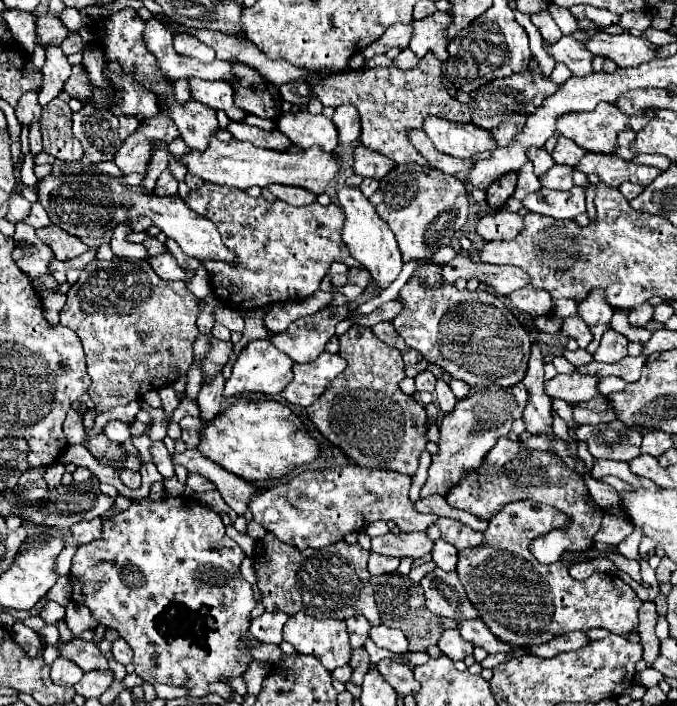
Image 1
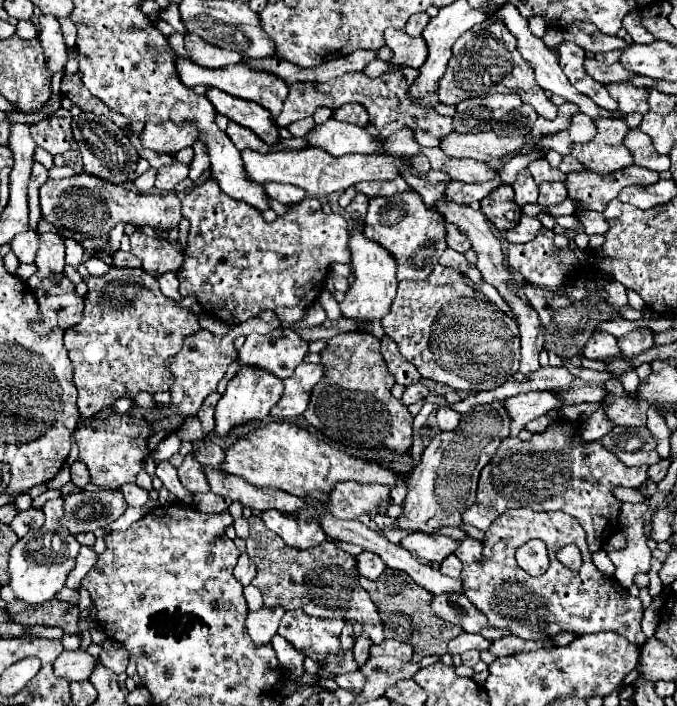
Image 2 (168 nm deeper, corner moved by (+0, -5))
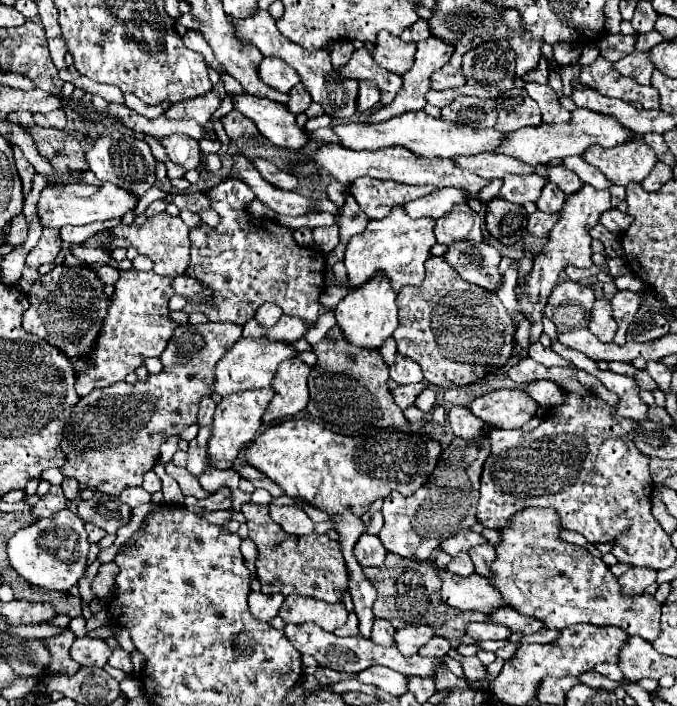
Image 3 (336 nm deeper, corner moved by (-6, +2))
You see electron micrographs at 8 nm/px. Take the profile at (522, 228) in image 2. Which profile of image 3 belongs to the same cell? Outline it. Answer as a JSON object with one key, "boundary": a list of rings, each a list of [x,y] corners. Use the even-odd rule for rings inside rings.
{"boundary":[[[532,213],[528,217],[528,231],[536,237],[548,237],[548,233],[552,231],[552,227],[556,225],[556,221],[560,219],[560,213],[554,213],[554,215],[548,215],[548,213]]]}

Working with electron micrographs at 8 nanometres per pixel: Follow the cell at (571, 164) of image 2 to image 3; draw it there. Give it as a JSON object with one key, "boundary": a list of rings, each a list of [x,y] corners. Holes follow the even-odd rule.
{"boundary":[[[566,157],[564,159],[564,167],[574,171],[586,185],[592,185],[594,189],[610,189],[610,185],[612,185],[604,177],[604,173],[600,173],[596,167],[588,165],[582,157]]]}

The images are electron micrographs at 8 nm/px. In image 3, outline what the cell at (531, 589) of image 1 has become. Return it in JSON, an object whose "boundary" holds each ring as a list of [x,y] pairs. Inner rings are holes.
{"boundary":[[[526,509],[512,517],[512,525],[502,529],[502,543],[496,547],[496,561],[492,563],[492,571],[496,573],[496,581],[490,581],[512,601],[512,607],[528,617],[536,617],[546,623],[548,629],[566,629],[578,623],[590,623],[596,627],[614,625],[624,629],[628,635],[638,635],[646,641],[654,641],[660,635],[660,603],[652,595],[634,595],[624,597],[620,593],[620,585],[602,559],[594,557],[588,549],[562,543],[558,539],[560,525],[556,511],[552,509]]]}

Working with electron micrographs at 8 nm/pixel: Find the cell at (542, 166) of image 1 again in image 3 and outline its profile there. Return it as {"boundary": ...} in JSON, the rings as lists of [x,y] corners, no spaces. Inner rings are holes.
{"boundary":[[[558,165],[558,167],[548,167],[548,175],[550,175],[550,181],[558,185],[558,189],[570,197],[574,193],[578,193],[582,189],[582,181],[580,177],[576,177],[576,173],[572,173],[570,169],[566,169],[564,165]]]}

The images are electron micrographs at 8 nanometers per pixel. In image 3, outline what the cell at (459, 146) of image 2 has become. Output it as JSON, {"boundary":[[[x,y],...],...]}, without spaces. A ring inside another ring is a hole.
{"boundary":[[[576,107],[570,123],[540,125],[536,129],[518,129],[516,133],[510,133],[504,137],[504,145],[498,151],[504,155],[512,155],[512,157],[516,157],[524,163],[530,163],[530,165],[540,165],[540,163],[546,165],[556,157],[564,159],[570,155],[582,155],[588,149],[588,145],[602,145],[608,149],[608,147],[616,147],[626,141],[632,141],[636,137],[638,135],[632,129],[624,127],[616,117],[606,117],[604,113]]]}

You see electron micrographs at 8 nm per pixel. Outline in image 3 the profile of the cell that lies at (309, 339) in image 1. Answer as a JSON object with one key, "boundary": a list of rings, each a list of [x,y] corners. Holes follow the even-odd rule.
{"boundary":[[[242,337],[228,353],[216,363],[214,367],[214,393],[220,397],[228,397],[232,393],[248,391],[248,389],[262,389],[268,387],[274,373],[276,365],[284,359],[292,359],[296,351],[288,343],[270,343],[270,341],[248,341]]]}

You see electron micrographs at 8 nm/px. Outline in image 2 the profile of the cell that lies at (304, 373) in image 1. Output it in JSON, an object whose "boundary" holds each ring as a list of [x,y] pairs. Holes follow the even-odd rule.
{"boundary":[[[300,364],[294,370],[294,374],[284,380],[284,394],[270,414],[278,420],[304,414],[304,410],[308,408],[312,390],[322,380],[324,374],[326,374],[326,368],[322,364]]]}

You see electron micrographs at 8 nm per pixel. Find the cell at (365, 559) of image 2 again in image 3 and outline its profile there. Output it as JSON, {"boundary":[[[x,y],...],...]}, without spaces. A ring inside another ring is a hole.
{"boundary":[[[364,533],[354,545],[354,555],[362,567],[378,567],[384,563],[386,549],[380,545],[380,539],[376,535]]]}

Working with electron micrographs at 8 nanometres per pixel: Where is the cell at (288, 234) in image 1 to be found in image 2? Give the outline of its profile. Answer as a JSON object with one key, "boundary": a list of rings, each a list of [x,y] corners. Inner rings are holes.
{"boundary":[[[214,178],[194,186],[182,198],[182,216],[190,222],[188,248],[180,276],[180,294],[194,294],[204,312],[228,326],[242,324],[262,310],[272,310],[280,322],[296,322],[324,288],[324,276],[334,262],[350,262],[348,220],[340,214],[324,214],[316,198],[288,204],[288,212],[274,222],[266,222],[262,212],[244,200],[234,200],[222,192]]]}

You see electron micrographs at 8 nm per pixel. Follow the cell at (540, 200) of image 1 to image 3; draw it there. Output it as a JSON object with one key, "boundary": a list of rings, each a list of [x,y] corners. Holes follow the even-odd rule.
{"boundary":[[[608,209],[608,211],[600,217],[600,223],[602,223],[612,235],[620,237],[620,235],[624,235],[626,229],[634,223],[632,219],[634,219],[632,215],[624,213],[624,211],[620,211],[620,209]]]}

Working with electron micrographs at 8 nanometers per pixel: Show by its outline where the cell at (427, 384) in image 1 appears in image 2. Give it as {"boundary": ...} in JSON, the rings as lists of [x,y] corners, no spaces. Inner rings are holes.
{"boundary":[[[416,382],[416,384],[412,384],[412,386],[406,388],[406,392],[404,392],[404,396],[402,396],[402,402],[404,402],[406,406],[410,406],[410,404],[414,404],[414,402],[418,402],[418,400],[424,400],[428,394],[430,394],[430,390],[428,390],[422,382]]]}

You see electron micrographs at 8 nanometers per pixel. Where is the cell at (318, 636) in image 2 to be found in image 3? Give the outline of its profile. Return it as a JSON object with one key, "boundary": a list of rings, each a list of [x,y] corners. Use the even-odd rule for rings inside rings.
{"boundary":[[[288,595],[278,613],[286,623],[302,625],[302,623],[316,623],[324,631],[334,631],[342,627],[348,619],[348,611],[342,603],[326,603],[320,599],[312,599],[306,595]]]}

